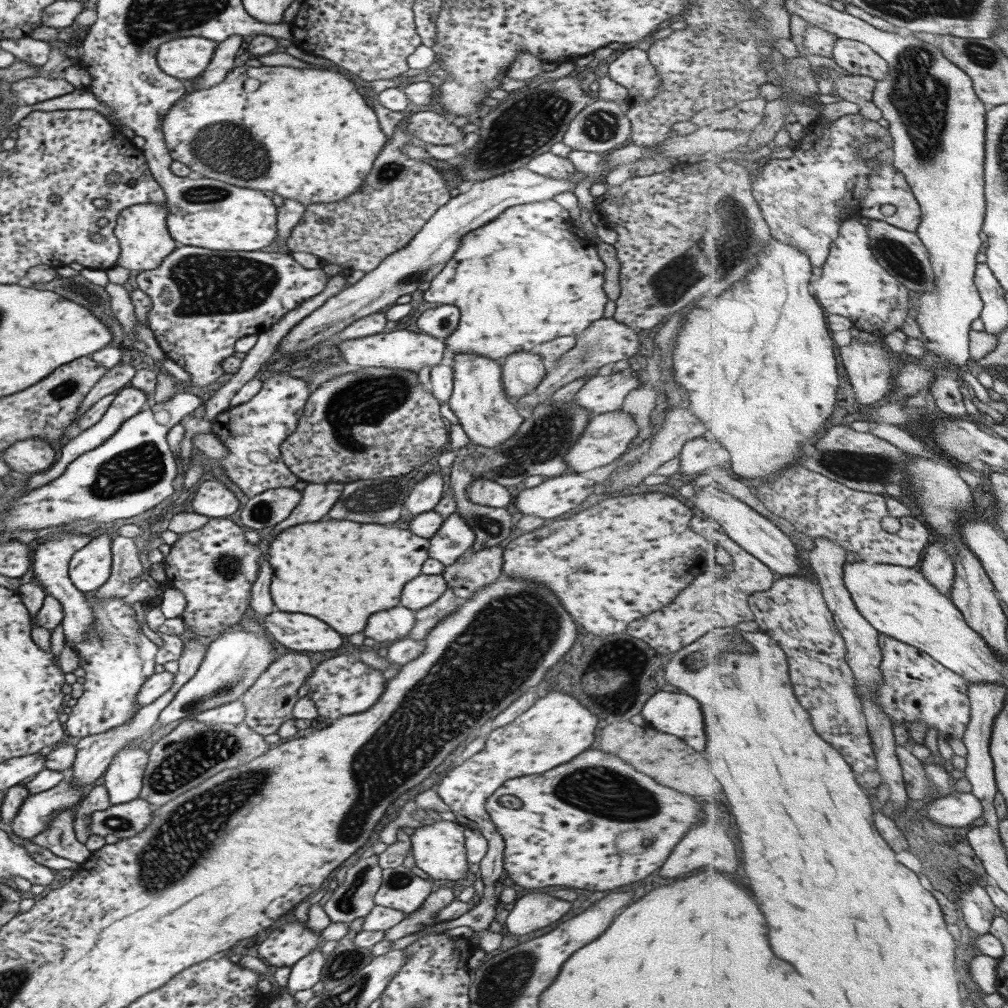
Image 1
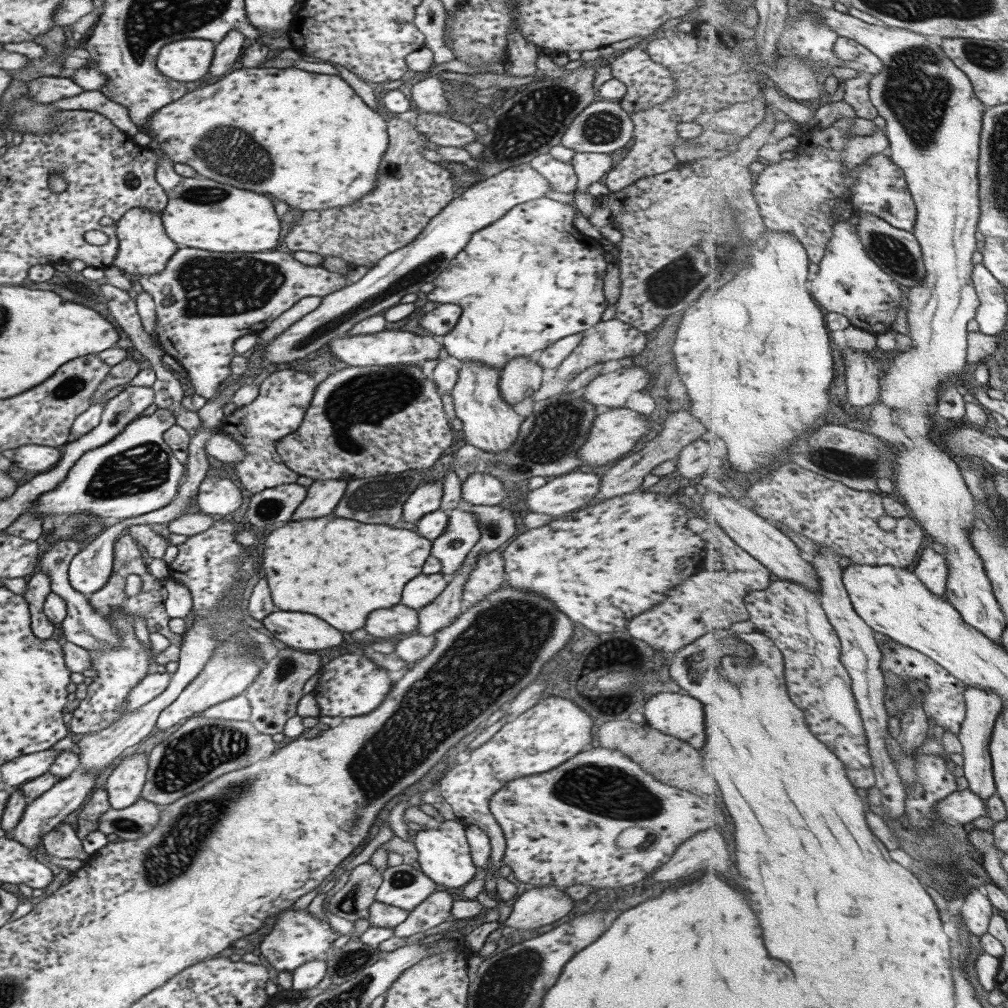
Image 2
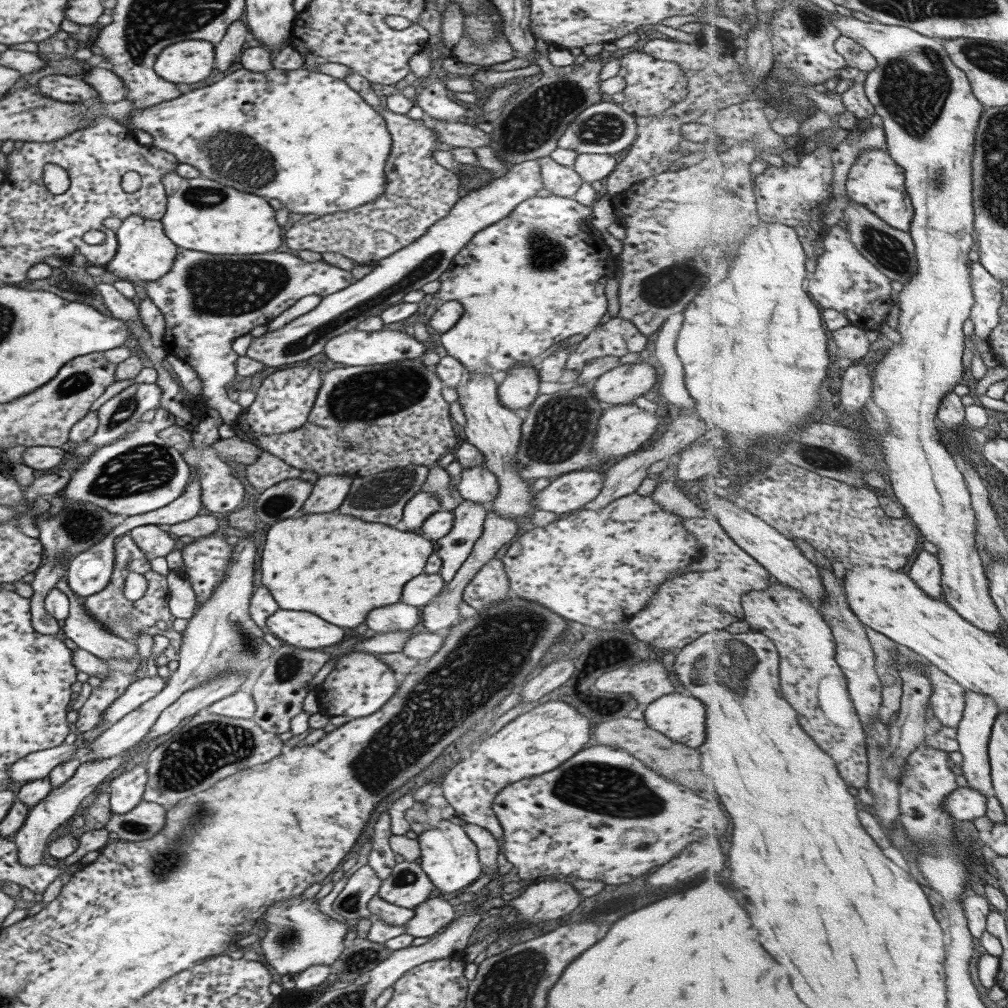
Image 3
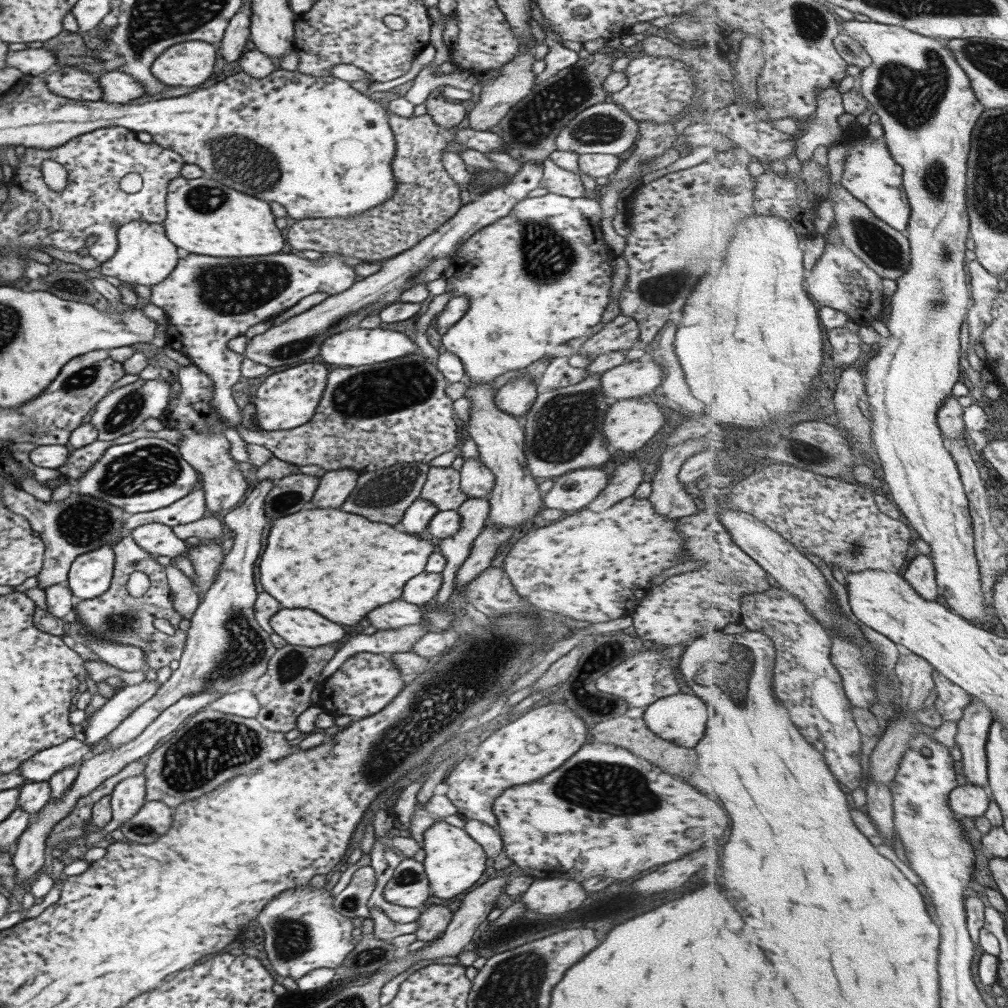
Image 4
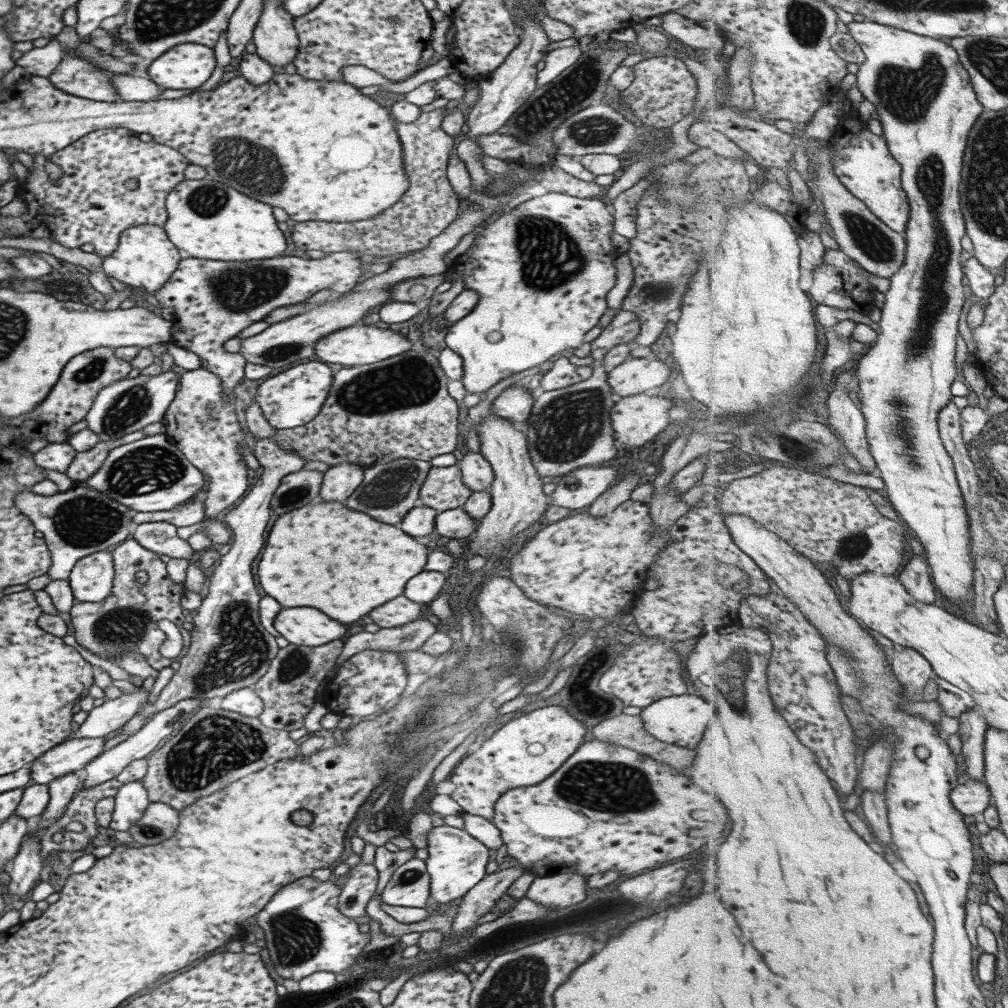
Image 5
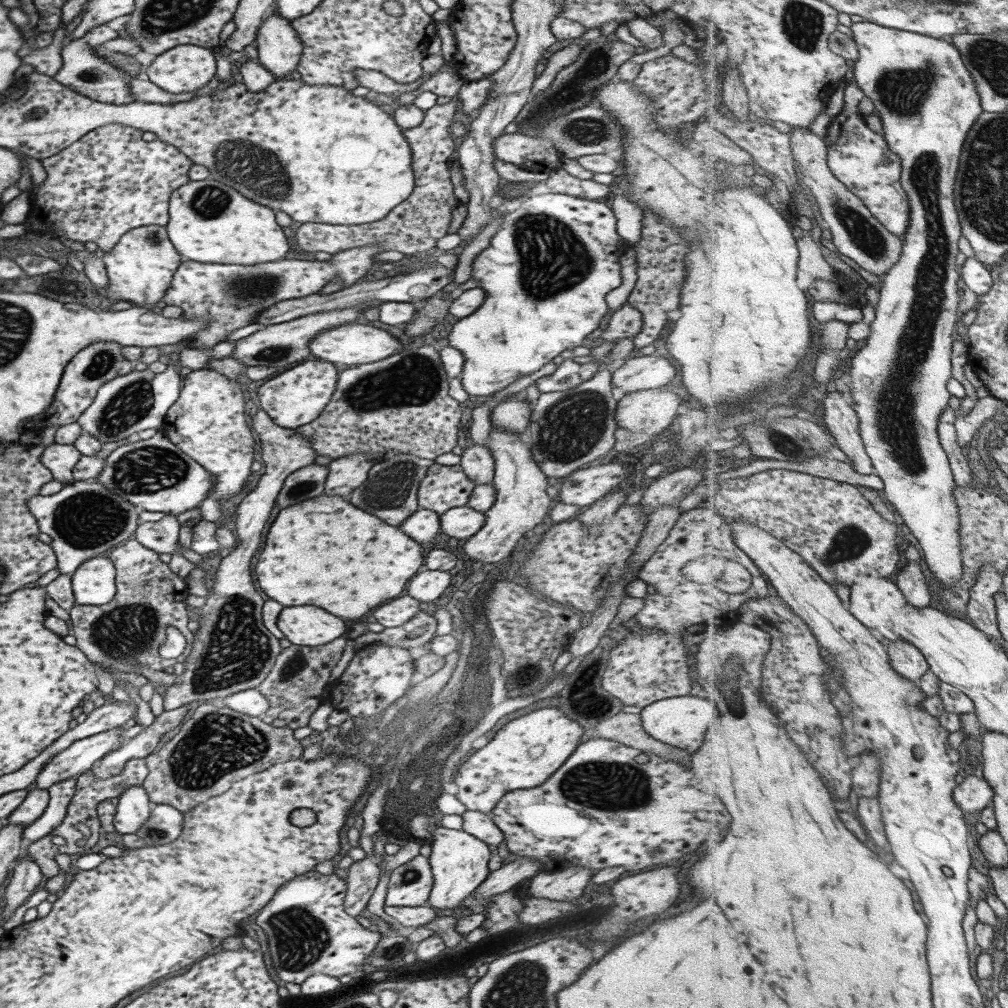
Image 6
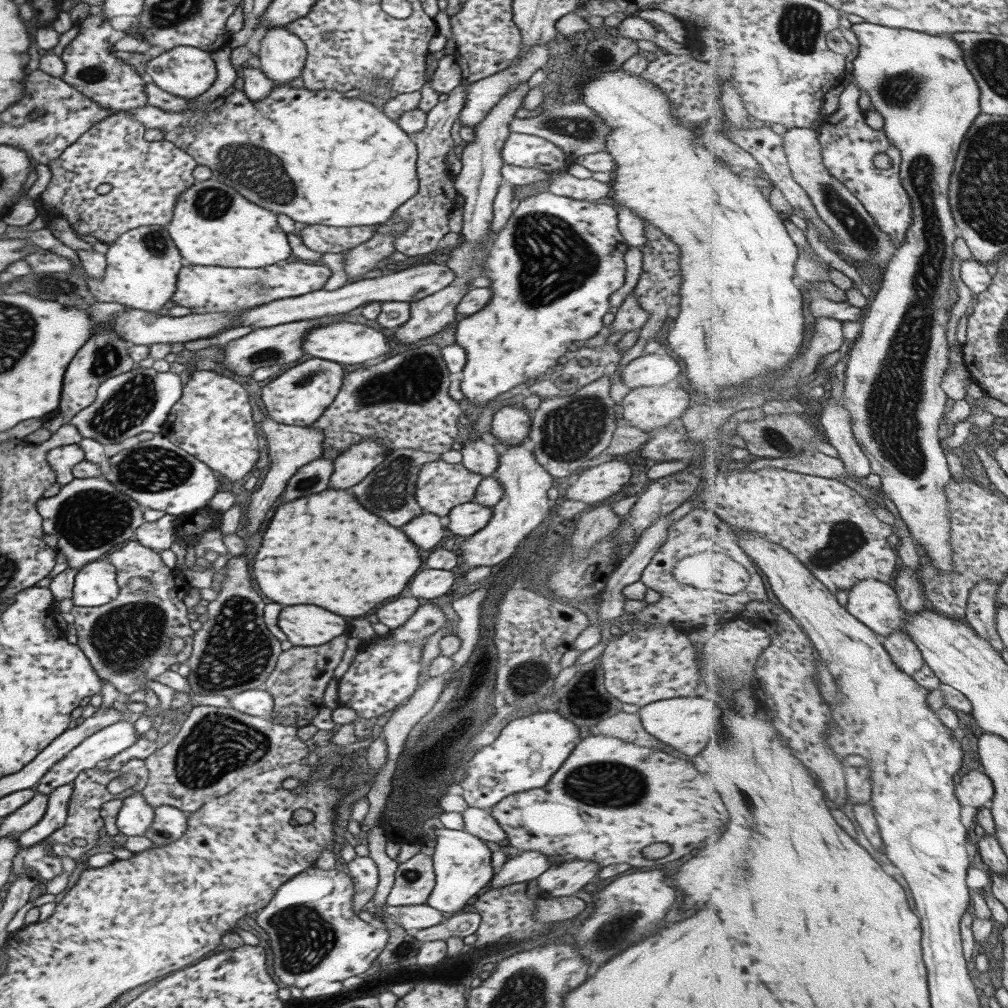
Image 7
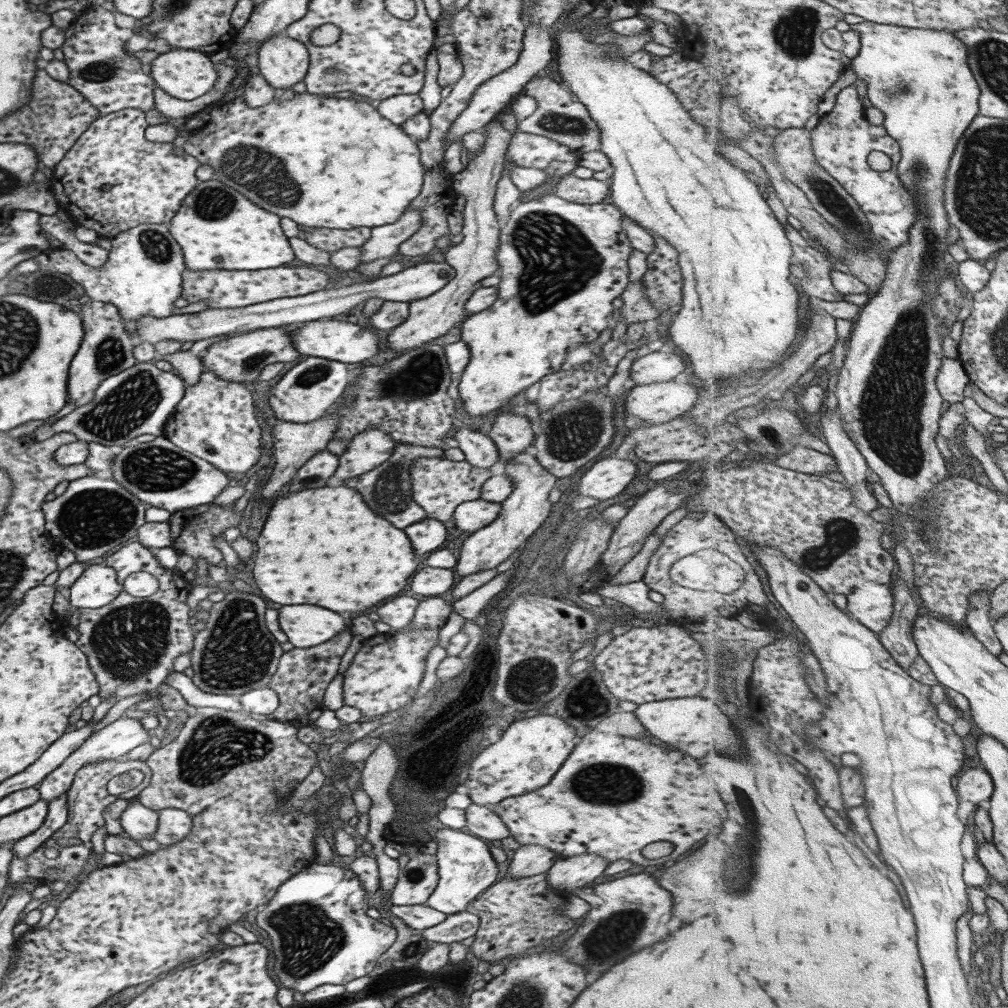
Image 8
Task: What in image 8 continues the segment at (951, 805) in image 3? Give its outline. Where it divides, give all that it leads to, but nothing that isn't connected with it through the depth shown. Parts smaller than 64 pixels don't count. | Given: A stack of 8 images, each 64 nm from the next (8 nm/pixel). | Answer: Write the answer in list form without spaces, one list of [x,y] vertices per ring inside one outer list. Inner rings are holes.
[[[983,766],[967,769],[957,782],[961,800],[979,804],[990,801],[994,793],[994,780]]]

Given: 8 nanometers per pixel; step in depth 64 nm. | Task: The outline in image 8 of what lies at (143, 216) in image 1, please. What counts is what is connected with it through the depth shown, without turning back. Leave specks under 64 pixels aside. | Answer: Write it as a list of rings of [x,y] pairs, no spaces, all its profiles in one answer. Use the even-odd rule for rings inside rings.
[[[142,224],[129,230],[117,233],[109,238],[106,243],[109,247],[106,262],[97,267],[89,268],[81,260],[77,260],[75,254],[69,249],[49,249],[33,258],[41,268],[49,272],[61,273],[69,276],[73,282],[83,287],[85,294],[94,301],[112,304],[117,308],[124,322],[139,320],[141,316],[153,316],[153,318],[167,318],[173,314],[175,306],[173,302],[181,298],[182,273],[186,270],[181,256],[181,249],[175,239],[169,234],[166,224]]]

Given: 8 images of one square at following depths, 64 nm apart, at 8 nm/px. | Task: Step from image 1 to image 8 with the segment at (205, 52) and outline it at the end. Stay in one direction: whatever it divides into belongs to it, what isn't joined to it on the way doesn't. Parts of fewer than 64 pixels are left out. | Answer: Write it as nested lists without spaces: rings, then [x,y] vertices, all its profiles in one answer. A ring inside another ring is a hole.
[[[175,47],[170,51],[158,54],[151,61],[149,74],[155,81],[155,86],[159,87],[163,92],[173,98],[188,101],[205,94],[213,86],[218,76],[215,75],[211,65],[212,62],[208,54],[197,50],[185,50]]]

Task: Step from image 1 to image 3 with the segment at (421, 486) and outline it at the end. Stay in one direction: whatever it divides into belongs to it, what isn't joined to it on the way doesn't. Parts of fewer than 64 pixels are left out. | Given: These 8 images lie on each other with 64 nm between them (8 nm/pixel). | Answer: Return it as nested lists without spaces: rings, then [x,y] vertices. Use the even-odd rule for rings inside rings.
[[[421,490],[415,492],[415,494],[407,500],[407,504],[403,506],[401,517],[403,530],[417,530],[417,528],[425,522],[427,516],[431,516],[431,514],[441,510],[440,506],[439,500],[437,500],[433,494],[421,492]]]

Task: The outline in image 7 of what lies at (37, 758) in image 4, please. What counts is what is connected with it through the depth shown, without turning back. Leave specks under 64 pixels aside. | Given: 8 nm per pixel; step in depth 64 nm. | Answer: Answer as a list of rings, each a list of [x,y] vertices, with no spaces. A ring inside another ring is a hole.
[[[126,719],[117,721],[113,724],[105,726],[94,732],[88,738],[85,738],[81,743],[78,743],[75,748],[65,753],[65,756],[61,756],[61,760],[57,760],[49,770],[45,771],[39,778],[39,782],[33,786],[33,789],[39,794],[51,794],[55,788],[63,786],[63,784],[69,784],[79,774],[79,771],[93,768],[101,765],[103,762],[109,760],[111,756],[119,754],[121,750],[129,749],[141,735],[135,733],[132,719]]]

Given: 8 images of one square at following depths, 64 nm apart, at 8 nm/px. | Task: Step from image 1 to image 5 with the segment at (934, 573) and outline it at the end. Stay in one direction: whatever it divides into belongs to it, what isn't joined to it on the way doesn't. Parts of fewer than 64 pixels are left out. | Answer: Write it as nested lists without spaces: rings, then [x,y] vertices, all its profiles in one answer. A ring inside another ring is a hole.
[[[924,554],[913,556],[904,567],[898,578],[901,578],[903,586],[907,586],[907,590],[911,592],[911,596],[917,602],[925,602],[929,605],[937,600],[935,598],[935,590],[933,574],[929,562],[926,560]]]

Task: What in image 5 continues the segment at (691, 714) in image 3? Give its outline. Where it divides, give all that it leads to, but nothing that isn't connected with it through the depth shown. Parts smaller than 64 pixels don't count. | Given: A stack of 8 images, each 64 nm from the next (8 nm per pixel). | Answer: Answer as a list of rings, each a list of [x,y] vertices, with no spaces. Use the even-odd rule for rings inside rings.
[[[686,692],[679,696],[667,696],[659,698],[649,706],[643,707],[640,712],[645,732],[651,734],[656,740],[666,744],[673,744],[685,749],[695,749],[701,740],[703,730],[709,720],[719,720],[719,710],[717,704],[715,708],[707,706],[707,702],[702,697]]]

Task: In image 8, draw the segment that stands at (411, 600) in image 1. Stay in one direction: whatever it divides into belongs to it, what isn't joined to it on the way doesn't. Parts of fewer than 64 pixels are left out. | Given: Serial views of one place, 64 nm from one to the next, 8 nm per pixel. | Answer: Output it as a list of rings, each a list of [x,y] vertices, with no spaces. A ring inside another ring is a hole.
[[[426,566],[411,576],[409,590],[419,596],[447,596],[453,584],[453,571]]]

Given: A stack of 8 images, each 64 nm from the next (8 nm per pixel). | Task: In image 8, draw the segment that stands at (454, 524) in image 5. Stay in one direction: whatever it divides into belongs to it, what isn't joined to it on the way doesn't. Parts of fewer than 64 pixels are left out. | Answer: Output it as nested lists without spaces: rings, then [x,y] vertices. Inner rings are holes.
[[[481,498],[468,500],[455,507],[451,519],[455,523],[455,529],[471,534],[483,528],[483,525],[493,522],[499,510],[500,502],[484,501]]]

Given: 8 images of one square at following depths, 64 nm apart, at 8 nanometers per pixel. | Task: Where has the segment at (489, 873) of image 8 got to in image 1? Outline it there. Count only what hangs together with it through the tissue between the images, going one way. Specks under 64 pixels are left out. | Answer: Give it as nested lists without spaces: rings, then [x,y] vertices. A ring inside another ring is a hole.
[[[445,820],[417,826],[409,836],[414,865],[419,870],[423,870],[432,880],[449,880],[449,886],[464,884],[468,863],[465,858],[464,829],[463,825],[456,821]]]

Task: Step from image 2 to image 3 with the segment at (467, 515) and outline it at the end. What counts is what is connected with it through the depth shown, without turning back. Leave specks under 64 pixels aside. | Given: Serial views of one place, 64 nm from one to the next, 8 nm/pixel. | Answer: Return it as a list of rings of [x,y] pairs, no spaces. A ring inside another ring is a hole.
[[[463,500],[453,510],[456,522],[443,538],[436,540],[437,556],[441,559],[439,576],[446,585],[461,563],[471,552],[473,543],[482,534],[482,524],[487,514],[488,505]]]

